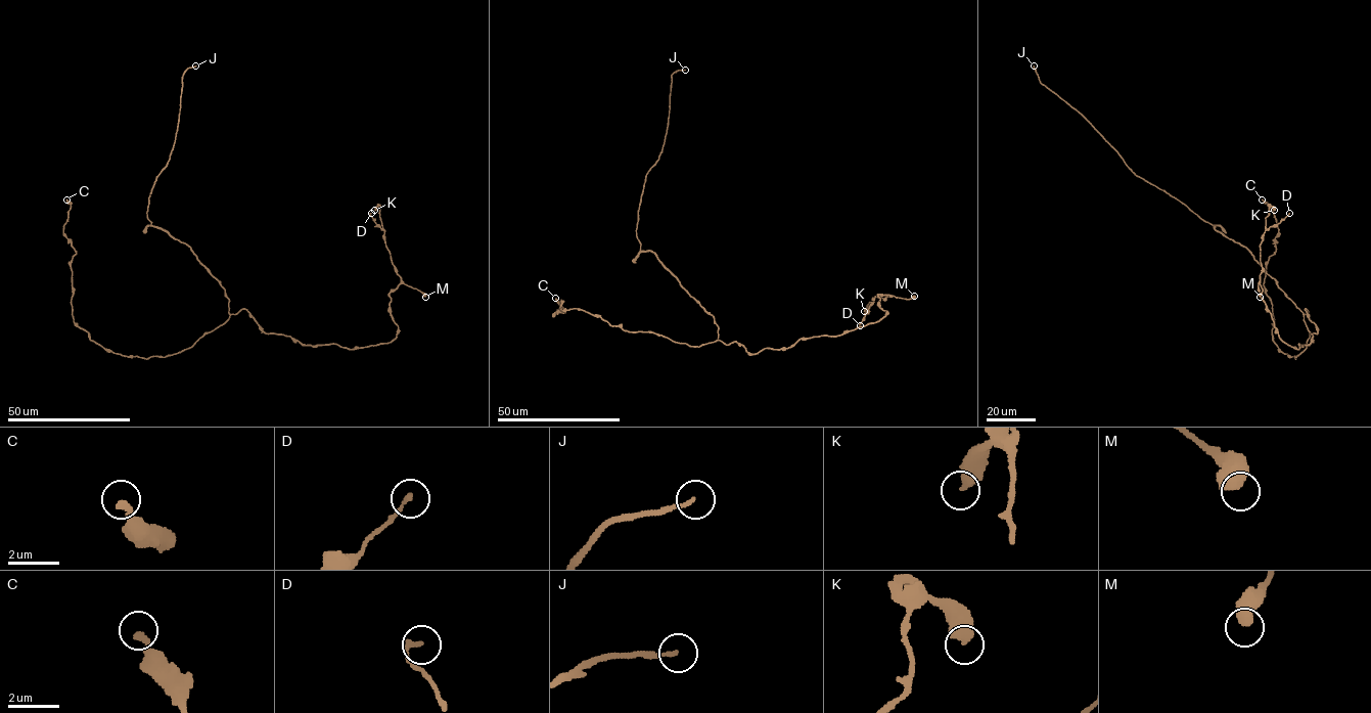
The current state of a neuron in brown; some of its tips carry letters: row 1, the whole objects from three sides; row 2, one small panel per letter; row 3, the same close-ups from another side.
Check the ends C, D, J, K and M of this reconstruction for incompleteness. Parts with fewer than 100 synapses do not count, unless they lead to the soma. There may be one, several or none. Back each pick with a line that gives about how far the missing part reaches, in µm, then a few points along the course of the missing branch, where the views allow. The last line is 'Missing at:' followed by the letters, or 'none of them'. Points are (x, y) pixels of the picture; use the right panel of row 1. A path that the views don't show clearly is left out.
Missing at: none of them

